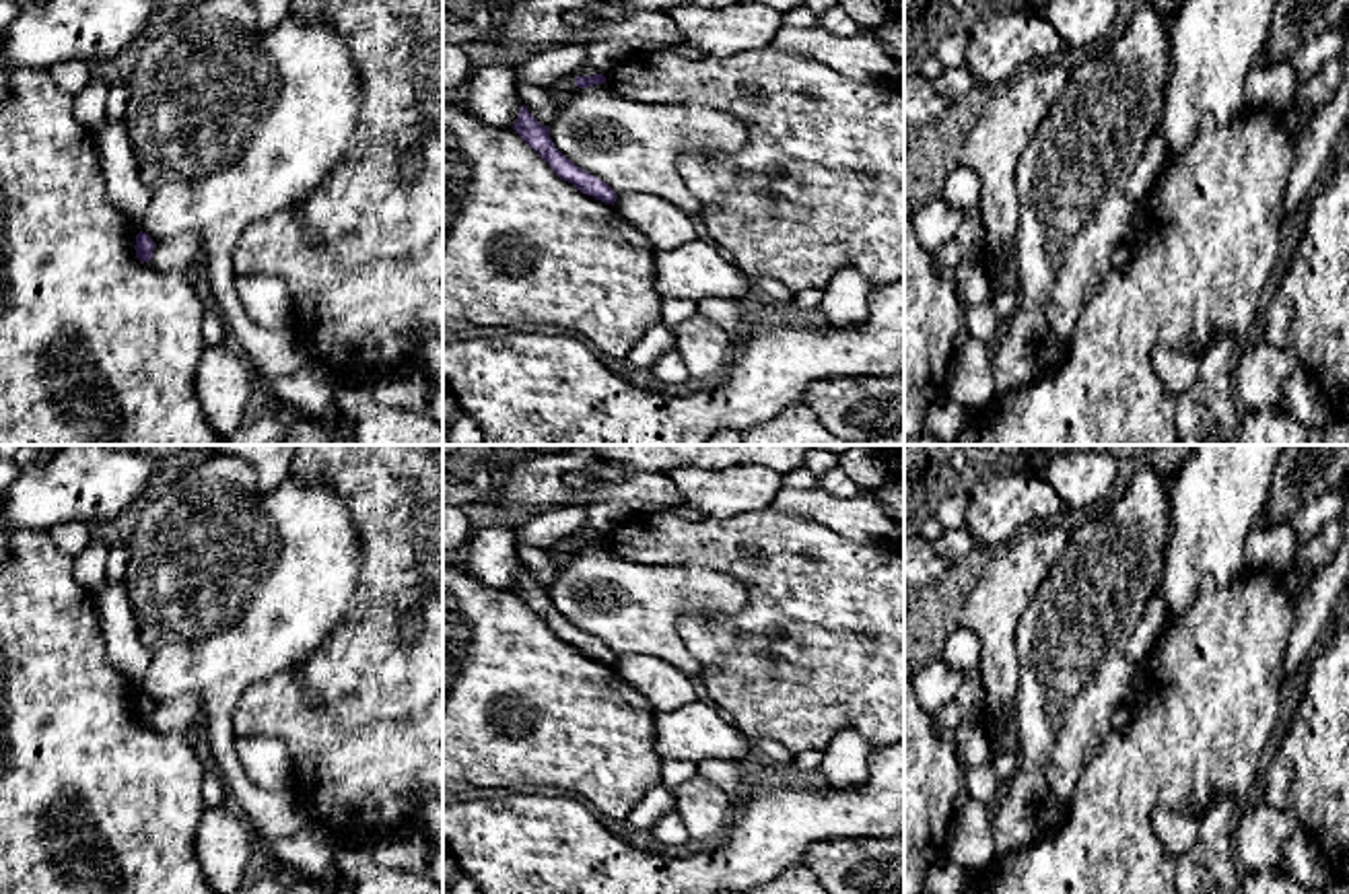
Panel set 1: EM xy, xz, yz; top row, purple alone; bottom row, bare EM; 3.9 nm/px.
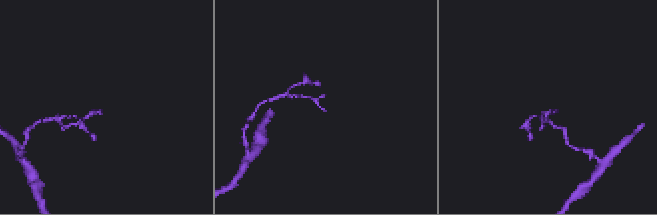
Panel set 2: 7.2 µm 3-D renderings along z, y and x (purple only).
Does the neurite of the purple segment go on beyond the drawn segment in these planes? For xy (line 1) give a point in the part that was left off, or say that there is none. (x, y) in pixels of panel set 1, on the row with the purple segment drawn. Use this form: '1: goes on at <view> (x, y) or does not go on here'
1: does not go on here

